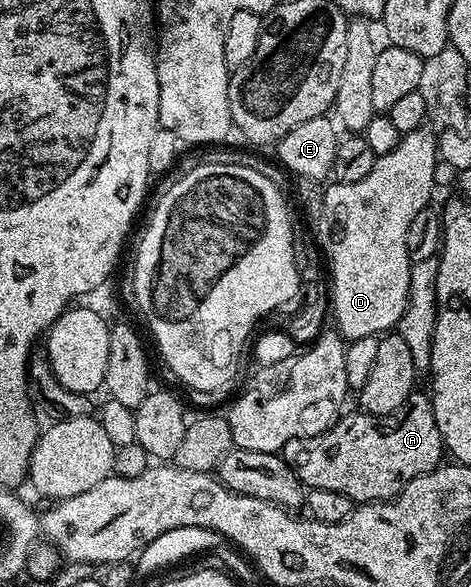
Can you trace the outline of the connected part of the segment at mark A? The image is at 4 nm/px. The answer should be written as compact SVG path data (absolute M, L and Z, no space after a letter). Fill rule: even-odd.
M426 393L411 394L407 403L392 414L380 416L366 412L358 413L344 413L324 434L318 434L312 438L289 440L289 444L283 446L282 458L291 465L295 475L303 481L304 487L313 490L329 488L333 492L341 492L349 496L356 504L385 502L401 493L405 484L409 484L417 476L428 474L444 461L443 437L437 428L437 420L433 416L433 404Z

